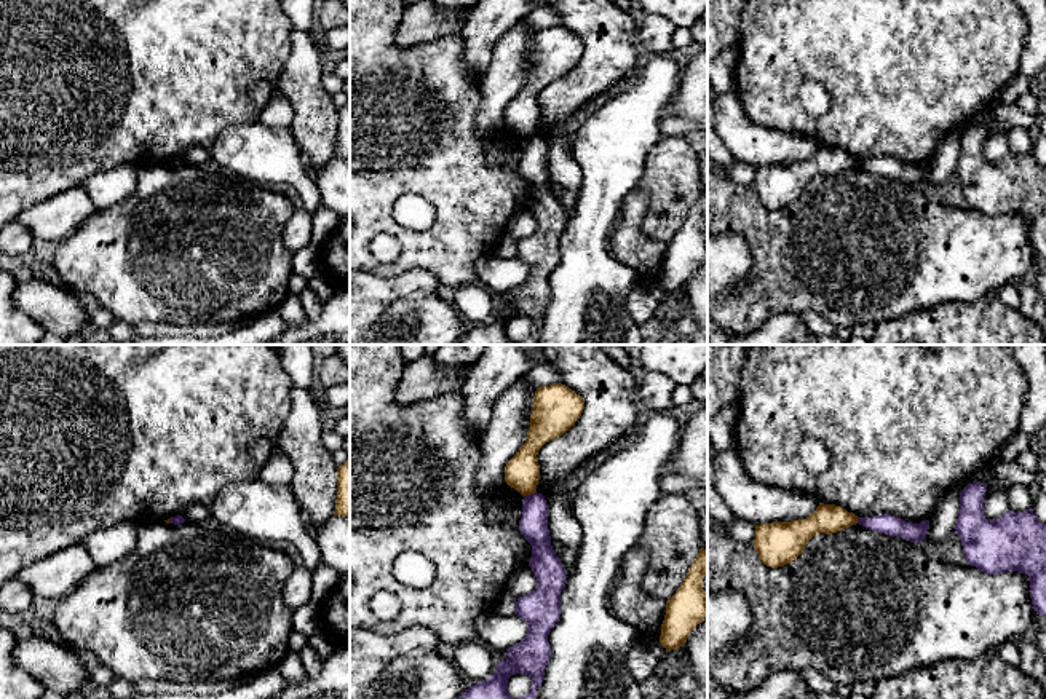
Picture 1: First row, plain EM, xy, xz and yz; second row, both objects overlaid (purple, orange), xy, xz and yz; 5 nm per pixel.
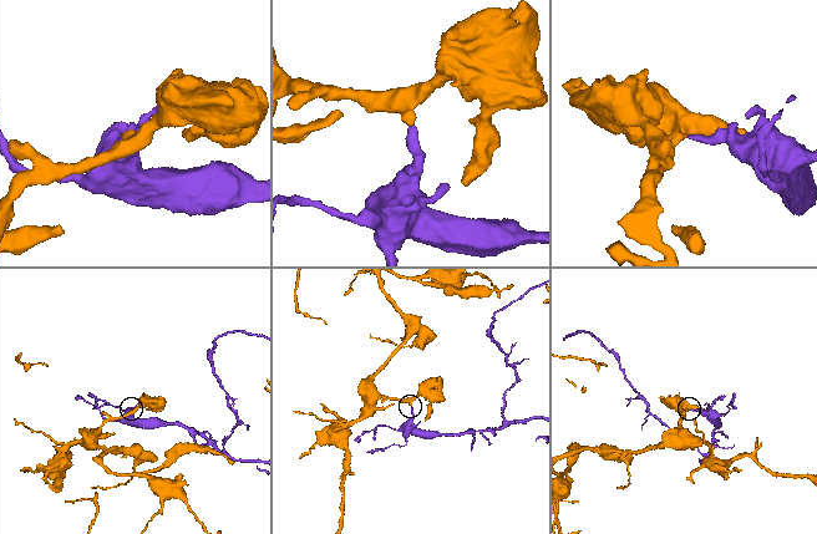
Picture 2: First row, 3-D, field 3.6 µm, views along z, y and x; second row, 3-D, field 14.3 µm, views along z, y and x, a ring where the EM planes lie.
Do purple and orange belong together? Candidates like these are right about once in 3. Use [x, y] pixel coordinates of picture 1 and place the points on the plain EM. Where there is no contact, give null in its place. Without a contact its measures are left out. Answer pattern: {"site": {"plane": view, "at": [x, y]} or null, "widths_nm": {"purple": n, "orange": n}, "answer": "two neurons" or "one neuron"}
{"site": {"plane": "xz", "at": [529, 138]}, "widths_nm": {"purple": 140, "orange": 180}, "answer": "two neurons"}

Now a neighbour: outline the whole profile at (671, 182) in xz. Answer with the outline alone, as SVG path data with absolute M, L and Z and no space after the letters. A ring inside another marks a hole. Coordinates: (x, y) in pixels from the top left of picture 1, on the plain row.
M663 136L647 155L636 188L648 201L642 231L668 244L683 225L701 192L701 171L693 147L679 136Z

